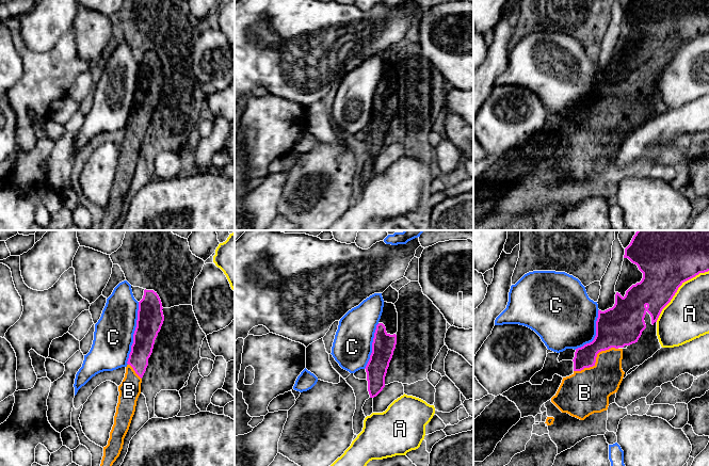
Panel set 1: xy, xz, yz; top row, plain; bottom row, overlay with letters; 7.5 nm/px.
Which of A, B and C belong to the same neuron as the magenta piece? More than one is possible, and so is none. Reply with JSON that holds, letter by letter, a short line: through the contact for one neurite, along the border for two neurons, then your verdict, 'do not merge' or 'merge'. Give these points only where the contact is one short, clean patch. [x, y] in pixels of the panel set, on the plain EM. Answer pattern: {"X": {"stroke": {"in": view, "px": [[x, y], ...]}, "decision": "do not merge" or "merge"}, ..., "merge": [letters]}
{"A": {"decision": "do not merge"}, "B": {"stroke": {"in": "yz", "px": [[611, 92], [605, 108], [595, 121], [595, 140], [586, 153]]}, "decision": "merge"}, "C": {"decision": "do not merge"}, "merge": ["B"]}

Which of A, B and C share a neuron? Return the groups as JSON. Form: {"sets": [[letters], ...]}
{"sets": [["A"], ["B"], ["C"]]}

